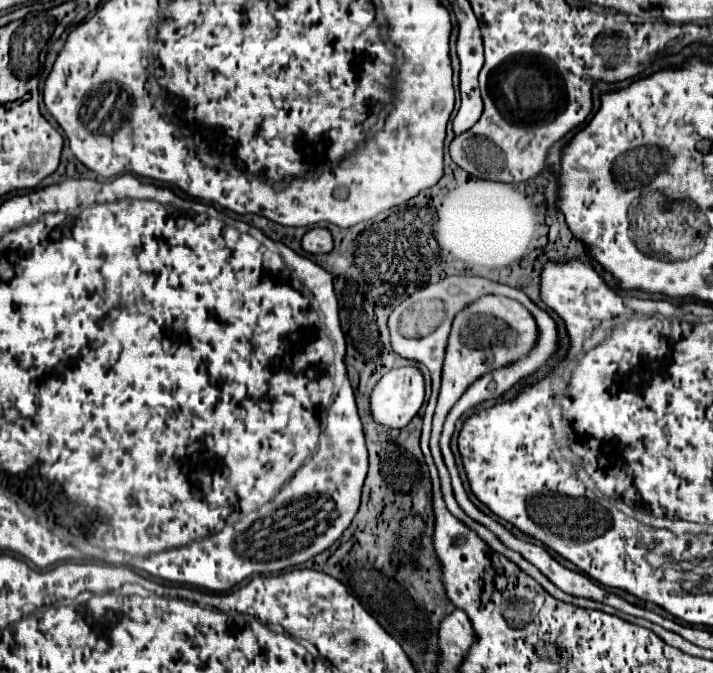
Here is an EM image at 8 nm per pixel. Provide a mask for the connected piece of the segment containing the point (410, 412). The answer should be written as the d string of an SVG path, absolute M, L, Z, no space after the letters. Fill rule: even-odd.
M404 366L386 372L374 386L374 390L368 396L368 412L372 420L388 430L400 430L406 428L408 422L416 416L424 402L424 378L418 368Z

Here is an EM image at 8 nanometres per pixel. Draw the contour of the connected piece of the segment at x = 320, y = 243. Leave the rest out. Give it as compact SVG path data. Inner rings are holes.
M312 228L302 236L302 250L310 254L326 254L332 250L332 236L326 228Z

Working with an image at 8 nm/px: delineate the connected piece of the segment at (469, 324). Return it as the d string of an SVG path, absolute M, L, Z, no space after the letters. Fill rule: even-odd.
M480 296L478 300L470 302L464 310L460 310L454 316L448 344L446 344L440 394L438 394L438 404L432 418L432 434L430 434L430 452L436 466L444 464L438 450L438 438L442 432L444 418L448 410L454 406L454 402L462 396L468 384L472 384L472 380L480 378L484 372L510 364L512 360L518 360L520 356L528 354L534 348L536 336L538 336L538 328L536 322L532 322L530 312L520 302L506 296ZM510 324L518 324L518 330L510 328Z

